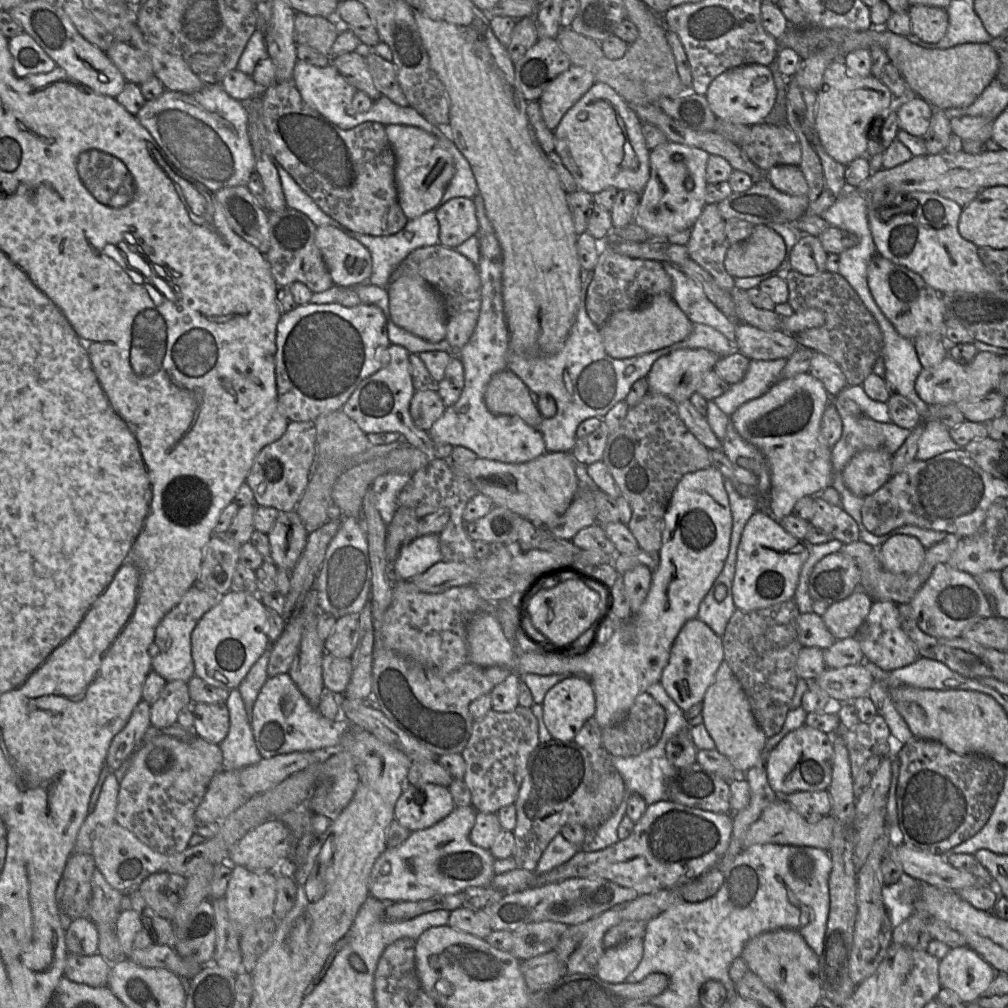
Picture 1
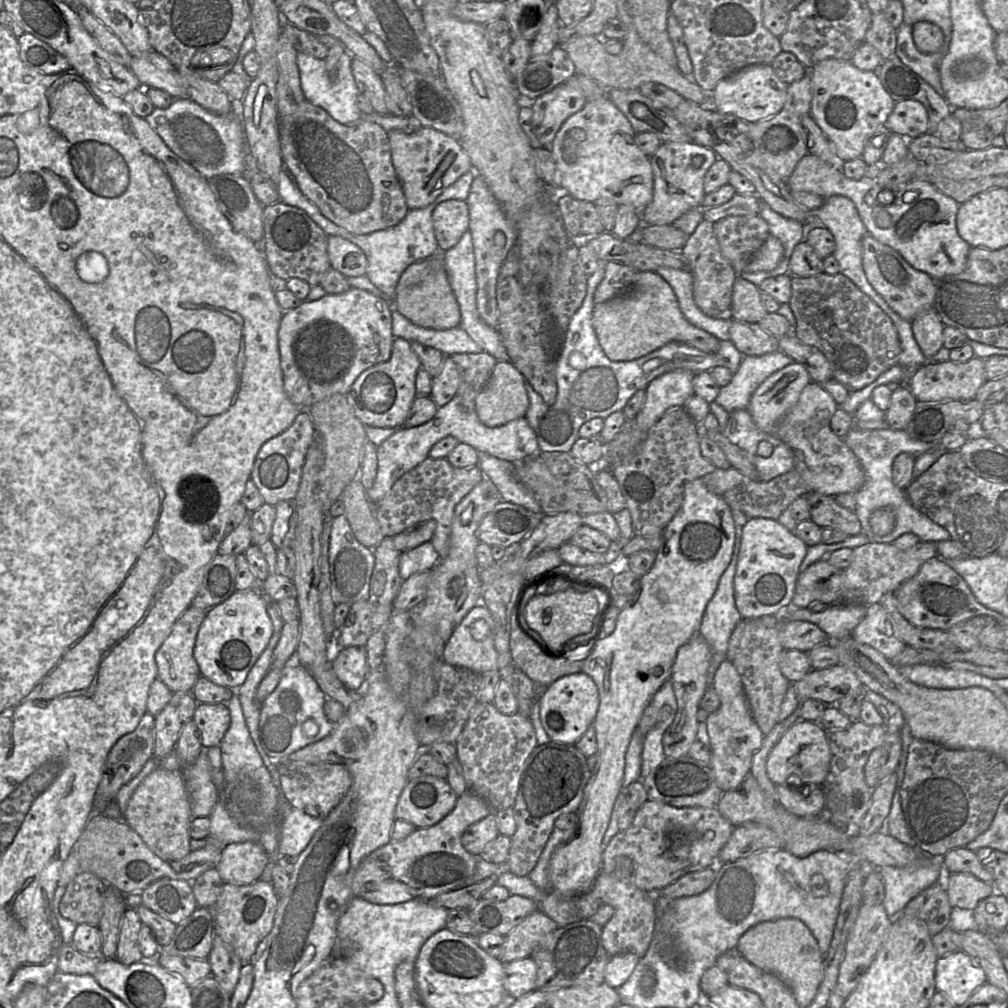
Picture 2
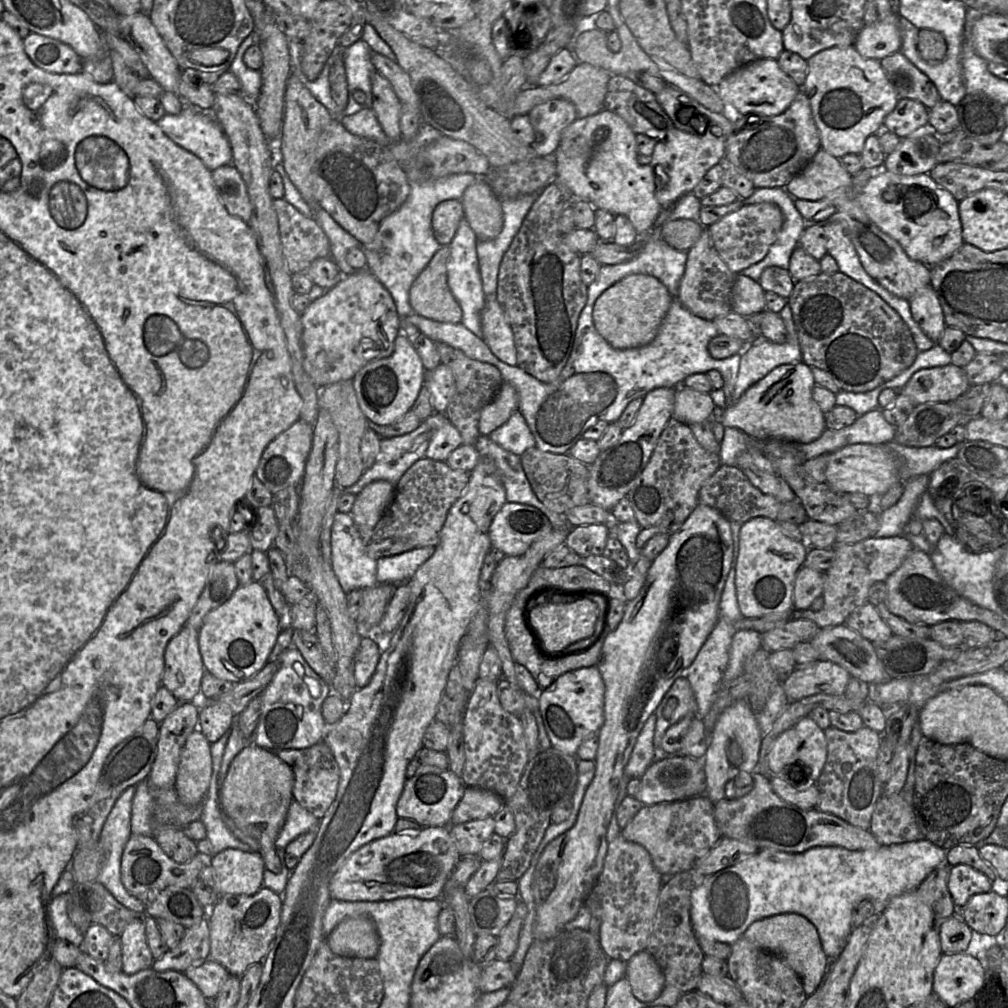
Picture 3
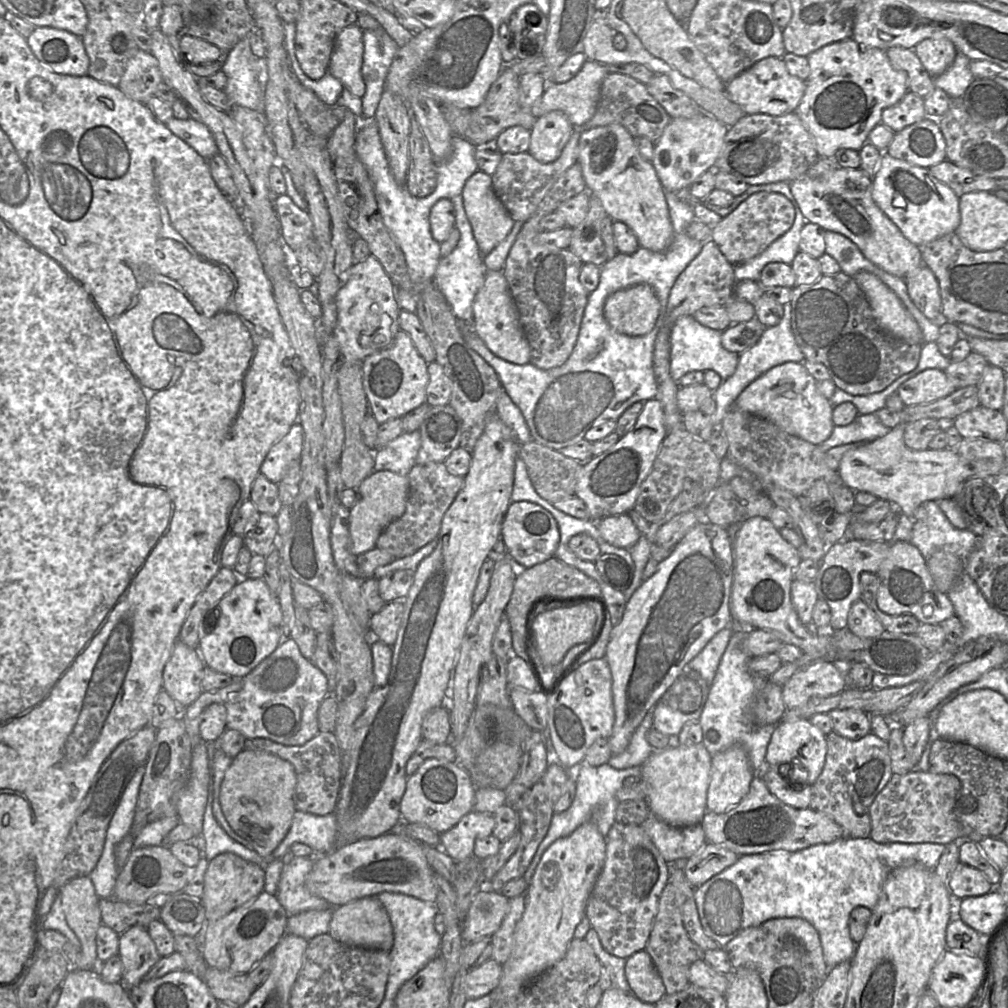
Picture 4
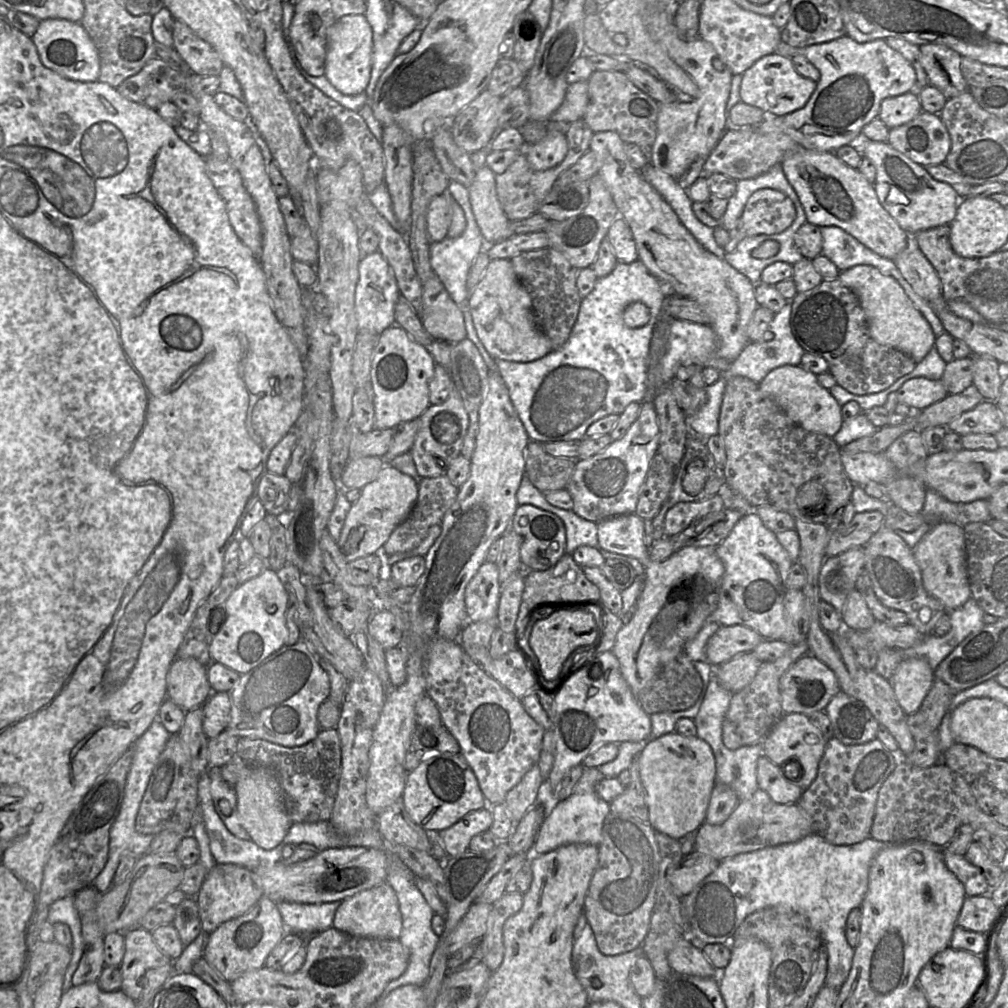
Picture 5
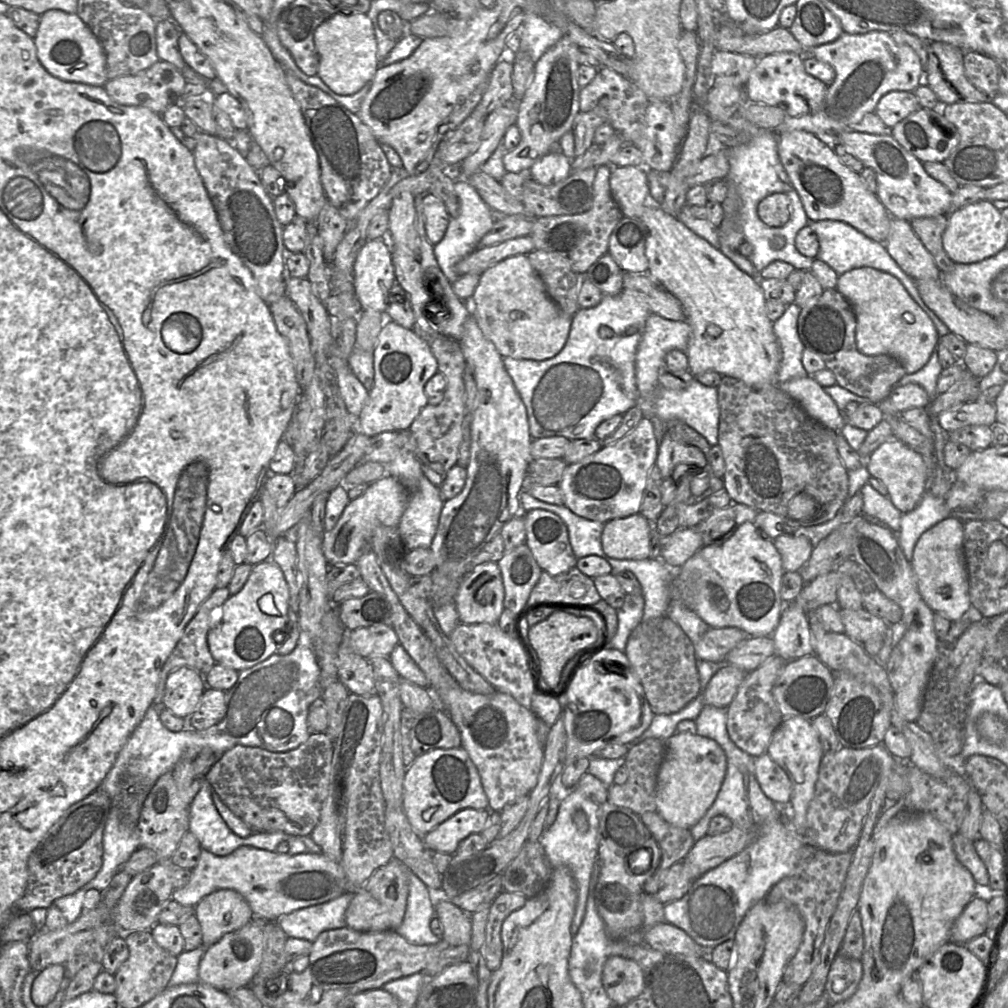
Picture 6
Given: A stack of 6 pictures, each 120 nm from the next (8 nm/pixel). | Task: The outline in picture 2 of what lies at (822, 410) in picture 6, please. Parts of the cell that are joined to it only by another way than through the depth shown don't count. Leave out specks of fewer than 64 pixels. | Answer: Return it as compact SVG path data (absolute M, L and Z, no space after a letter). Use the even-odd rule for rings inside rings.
M796 361L764 380L752 394L747 408L758 428L775 435L776 425L810 382L805 366Z

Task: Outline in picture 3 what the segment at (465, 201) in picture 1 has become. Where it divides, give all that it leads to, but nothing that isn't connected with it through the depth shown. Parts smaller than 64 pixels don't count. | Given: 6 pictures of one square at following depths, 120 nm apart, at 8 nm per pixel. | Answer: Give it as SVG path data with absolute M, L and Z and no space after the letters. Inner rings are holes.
M445 200L440 202L432 213L432 230L436 241L441 245L449 245L464 218L461 200Z

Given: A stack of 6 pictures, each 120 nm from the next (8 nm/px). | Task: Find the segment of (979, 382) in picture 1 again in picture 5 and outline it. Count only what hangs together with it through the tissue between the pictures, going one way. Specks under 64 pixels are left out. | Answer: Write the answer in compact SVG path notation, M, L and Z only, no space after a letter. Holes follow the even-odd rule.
M916 377L905 382L896 392L898 403L921 411L944 399L949 393L943 382Z

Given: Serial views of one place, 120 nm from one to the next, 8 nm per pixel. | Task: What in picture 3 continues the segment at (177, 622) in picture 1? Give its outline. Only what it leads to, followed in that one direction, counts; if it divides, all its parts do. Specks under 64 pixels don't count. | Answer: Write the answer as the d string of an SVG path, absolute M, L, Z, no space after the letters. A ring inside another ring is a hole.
M184 625L165 648L161 683L179 702L201 703L201 680L205 672L198 630Z

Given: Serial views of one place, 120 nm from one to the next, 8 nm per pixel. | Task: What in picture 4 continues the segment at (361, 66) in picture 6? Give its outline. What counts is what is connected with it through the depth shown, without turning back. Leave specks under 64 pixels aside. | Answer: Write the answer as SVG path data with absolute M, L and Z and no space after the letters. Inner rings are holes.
M356 23L342 29L335 38L328 65L328 72L358 98L365 94L365 84L361 75L362 37L363 31Z

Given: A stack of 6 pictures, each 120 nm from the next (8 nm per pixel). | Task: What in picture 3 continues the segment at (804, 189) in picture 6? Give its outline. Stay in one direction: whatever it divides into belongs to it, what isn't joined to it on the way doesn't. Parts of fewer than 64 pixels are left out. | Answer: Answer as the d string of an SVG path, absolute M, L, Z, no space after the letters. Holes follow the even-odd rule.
M863 168L852 177L851 186L841 187L820 200L794 199L794 203L807 225L840 223L852 241L865 271L890 293L909 301L919 289L930 285L930 267L909 258L901 245L881 231L865 214L858 202L862 188L880 170Z

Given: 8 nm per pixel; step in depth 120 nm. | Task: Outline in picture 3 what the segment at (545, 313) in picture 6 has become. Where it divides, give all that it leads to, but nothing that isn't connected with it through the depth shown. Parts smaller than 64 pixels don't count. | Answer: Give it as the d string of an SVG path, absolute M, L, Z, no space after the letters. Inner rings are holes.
M495 295L486 297L481 315L482 339L492 353L502 362L517 365L514 336L504 311Z

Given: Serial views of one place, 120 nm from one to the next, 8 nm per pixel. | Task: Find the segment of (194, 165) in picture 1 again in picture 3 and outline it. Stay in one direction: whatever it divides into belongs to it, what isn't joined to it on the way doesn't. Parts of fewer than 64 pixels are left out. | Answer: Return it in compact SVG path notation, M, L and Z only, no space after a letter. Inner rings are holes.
M185 105L179 114L166 113L156 122L173 142L196 155L209 171L232 163L230 143L221 125L212 116L211 109L203 110L199 106Z

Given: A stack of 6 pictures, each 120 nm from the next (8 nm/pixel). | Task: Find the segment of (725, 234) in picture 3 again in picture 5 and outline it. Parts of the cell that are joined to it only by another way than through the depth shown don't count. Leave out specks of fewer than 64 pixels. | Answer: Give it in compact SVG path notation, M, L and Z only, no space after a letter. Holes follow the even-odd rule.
M769 188L755 191L747 200L738 225L729 231L730 240L723 248L725 254L733 252L746 237L782 233L795 217L795 206L786 194Z

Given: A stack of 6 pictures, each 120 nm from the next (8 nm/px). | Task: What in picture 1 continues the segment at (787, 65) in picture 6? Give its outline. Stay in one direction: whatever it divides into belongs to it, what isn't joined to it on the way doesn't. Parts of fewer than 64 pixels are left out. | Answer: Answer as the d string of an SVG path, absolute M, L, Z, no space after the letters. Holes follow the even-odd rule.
M750 64L734 67L717 76L705 95L717 119L753 126L767 120L776 101L776 87L769 66Z

